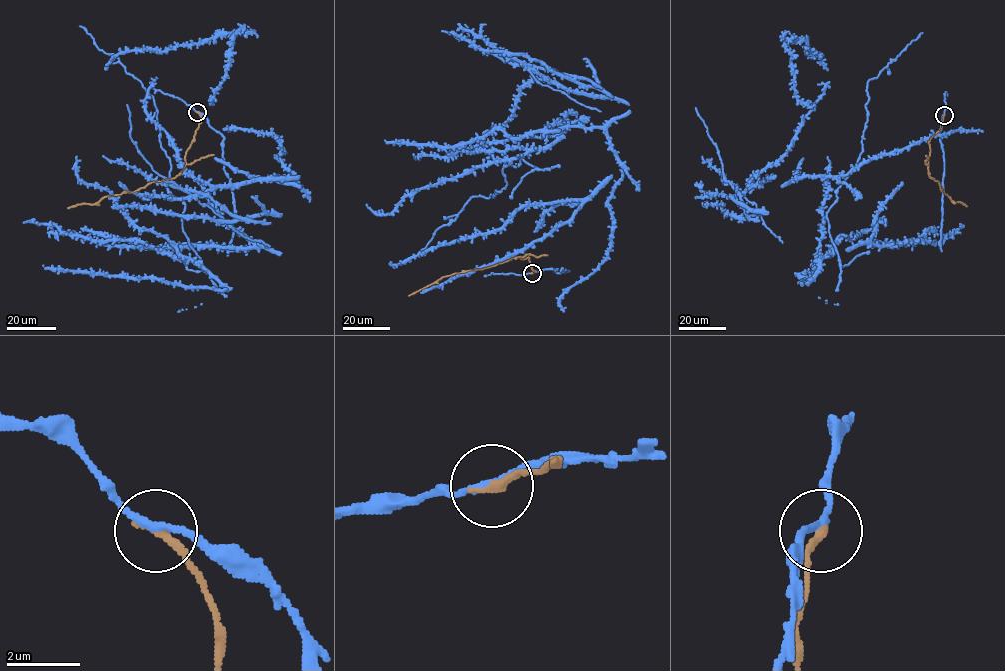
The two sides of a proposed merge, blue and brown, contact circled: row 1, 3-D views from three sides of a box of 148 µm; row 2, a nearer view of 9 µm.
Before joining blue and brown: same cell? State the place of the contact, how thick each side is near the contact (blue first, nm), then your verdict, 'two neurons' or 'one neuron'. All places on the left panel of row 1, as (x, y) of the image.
place (197, 112); calibres 180 and 240 nm; two neurons

